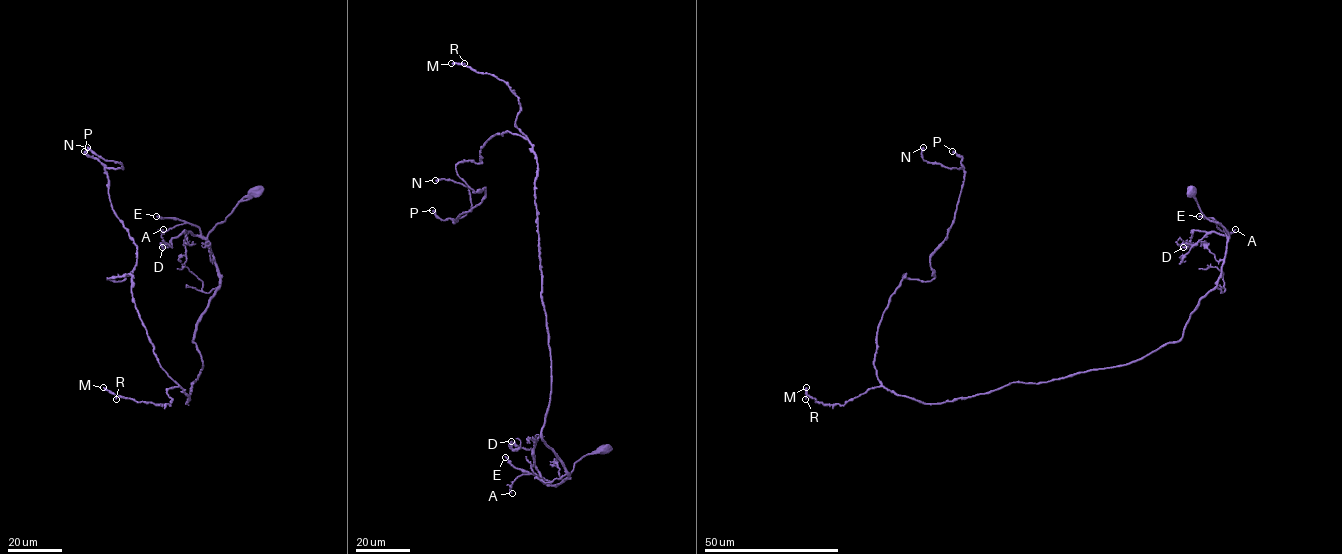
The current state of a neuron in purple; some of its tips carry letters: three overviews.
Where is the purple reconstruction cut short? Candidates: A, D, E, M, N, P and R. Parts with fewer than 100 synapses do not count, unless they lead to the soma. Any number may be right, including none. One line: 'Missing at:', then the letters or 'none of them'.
Missing at: M

